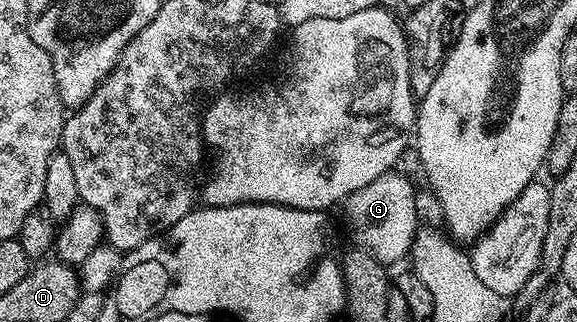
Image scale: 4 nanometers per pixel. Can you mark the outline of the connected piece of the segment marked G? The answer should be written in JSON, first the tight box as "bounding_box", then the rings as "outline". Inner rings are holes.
{"bounding_box":[342,170,421,266],"outline":[[[392,170],[381,174],[381,178],[373,178],[369,186],[361,186],[361,190],[353,190],[347,199],[342,201],[343,216],[347,219],[347,228],[351,231],[351,244],[365,250],[377,262],[385,266],[392,266],[398,260],[406,261],[411,254],[411,247],[415,245],[415,236],[421,227],[419,221],[419,204],[415,201],[415,188],[407,176],[402,176],[399,170]]]}

